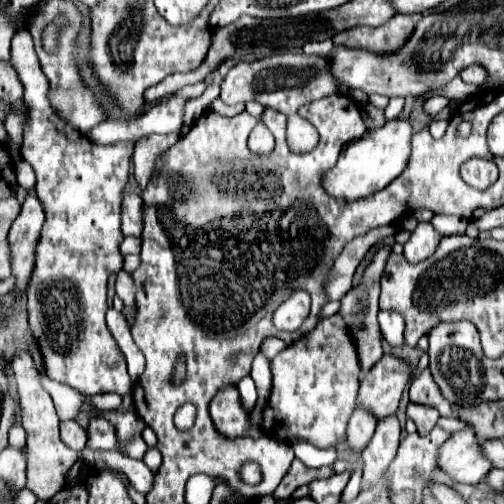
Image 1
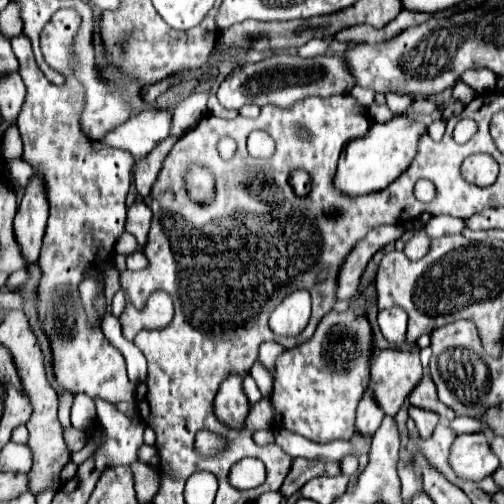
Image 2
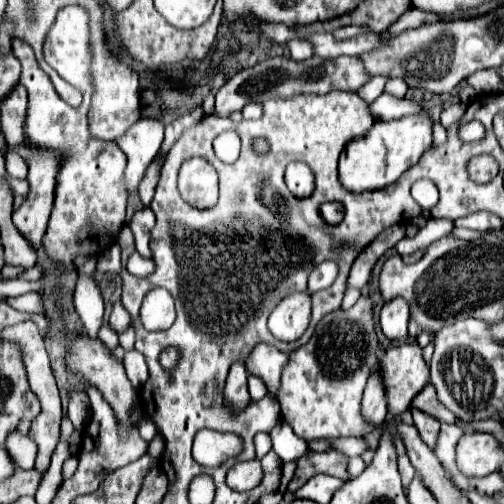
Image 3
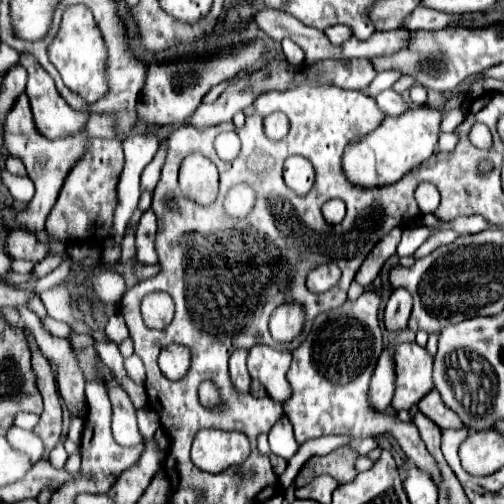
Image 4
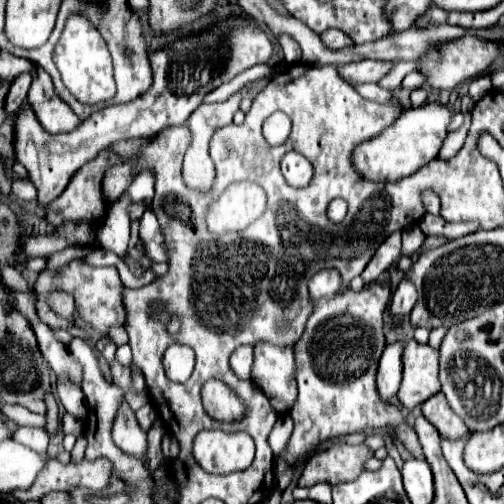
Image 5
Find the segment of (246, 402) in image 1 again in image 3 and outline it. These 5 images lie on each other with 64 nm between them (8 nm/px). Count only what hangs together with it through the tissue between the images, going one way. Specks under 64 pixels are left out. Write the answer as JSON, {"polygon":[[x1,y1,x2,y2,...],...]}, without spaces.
{"polygon":[[248,376,248,392,250,392,252,400,260,400,260,398,264,398,268,394,264,384,256,376]]}

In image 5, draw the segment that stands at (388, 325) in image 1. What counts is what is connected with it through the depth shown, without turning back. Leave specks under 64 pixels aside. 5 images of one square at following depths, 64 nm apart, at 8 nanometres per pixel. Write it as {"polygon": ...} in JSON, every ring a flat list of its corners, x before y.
{"polygon":[[402,280,390,298,390,314,394,320,402,320,416,304,416,288,410,280]]}

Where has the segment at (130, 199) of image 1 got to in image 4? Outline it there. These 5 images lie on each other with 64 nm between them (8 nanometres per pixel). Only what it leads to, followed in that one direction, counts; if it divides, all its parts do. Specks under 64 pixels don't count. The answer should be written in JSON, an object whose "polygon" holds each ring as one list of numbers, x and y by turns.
{"polygon":[[146,210,138,222,138,228,136,228,138,260,142,260,146,264,158,262,158,256,154,250,154,238,156,238,156,216,152,210]]}

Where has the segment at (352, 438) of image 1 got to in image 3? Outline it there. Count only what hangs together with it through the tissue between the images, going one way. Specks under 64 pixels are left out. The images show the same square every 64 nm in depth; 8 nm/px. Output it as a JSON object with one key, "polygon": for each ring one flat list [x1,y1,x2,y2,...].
{"polygon":[[372,374,364,398,362,398,362,416,368,424,382,424,386,420,386,394,382,386,382,378,378,374]]}

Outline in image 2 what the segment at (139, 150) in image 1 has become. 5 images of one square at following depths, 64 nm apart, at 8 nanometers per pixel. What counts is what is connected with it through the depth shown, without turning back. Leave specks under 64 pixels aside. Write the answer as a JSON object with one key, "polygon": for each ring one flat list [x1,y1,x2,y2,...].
{"polygon":[[168,136,166,140,158,142,150,154,146,154,142,160,138,160,138,166,134,172,134,184,136,184,136,190,140,192,142,198,150,194,150,188,152,188,152,184,154,184,154,180,162,168,166,154,174,146,174,142,176,142,176,138]]}

